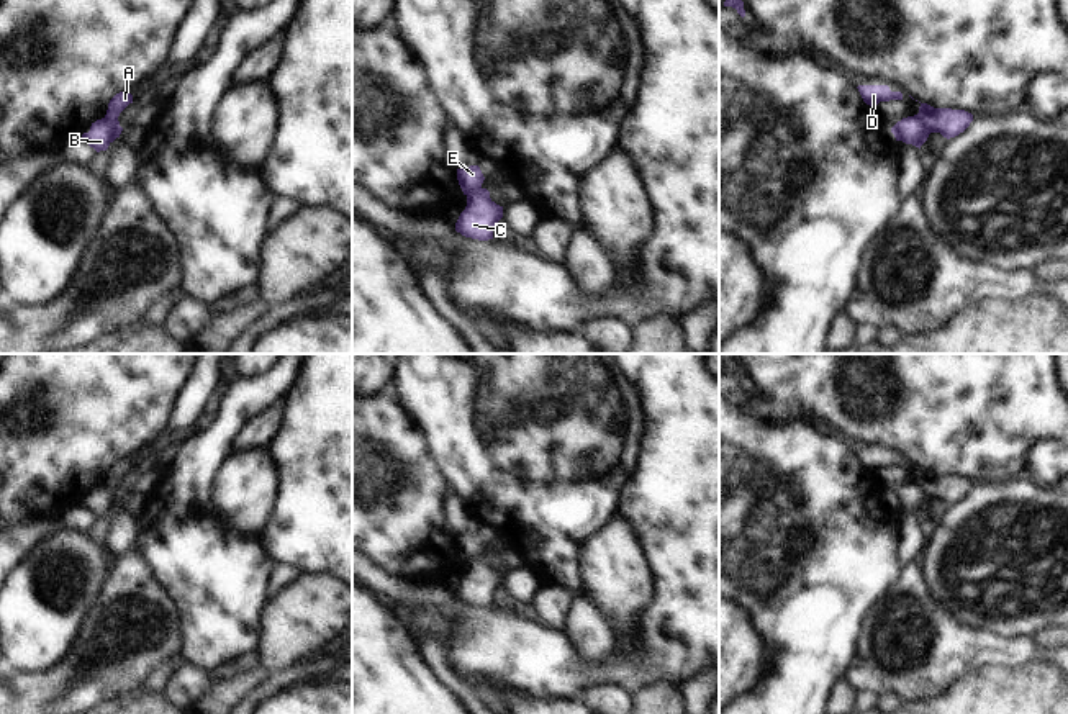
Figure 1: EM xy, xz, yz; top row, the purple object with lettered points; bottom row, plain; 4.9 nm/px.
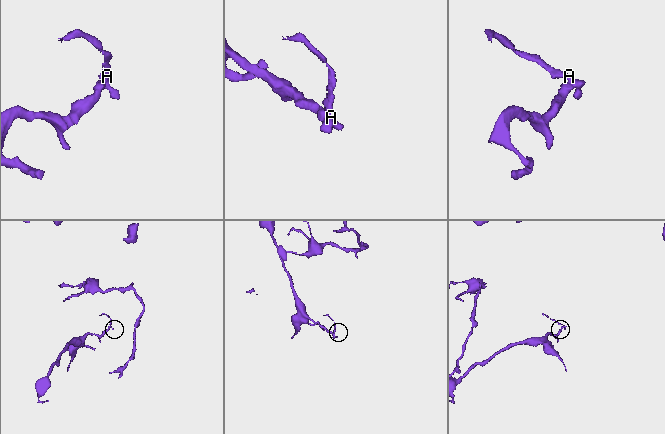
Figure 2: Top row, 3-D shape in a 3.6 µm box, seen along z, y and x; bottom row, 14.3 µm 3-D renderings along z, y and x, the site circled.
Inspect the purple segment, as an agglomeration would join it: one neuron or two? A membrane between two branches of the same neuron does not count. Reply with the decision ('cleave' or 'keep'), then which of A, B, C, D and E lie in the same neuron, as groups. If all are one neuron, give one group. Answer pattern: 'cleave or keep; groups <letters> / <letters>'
cleave; groups A C D / B E

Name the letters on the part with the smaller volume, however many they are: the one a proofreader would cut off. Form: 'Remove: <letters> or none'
Remove: A, C, D

